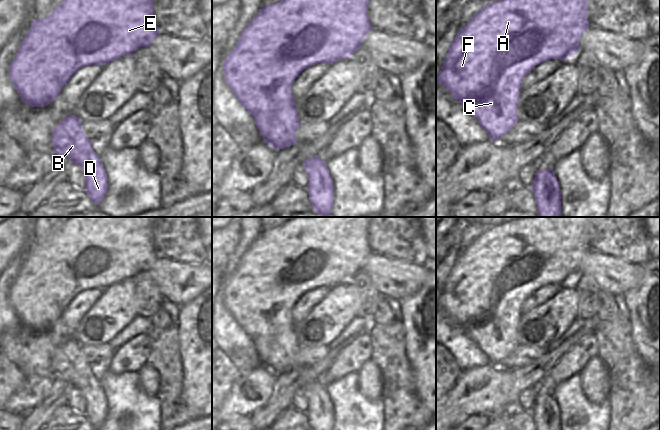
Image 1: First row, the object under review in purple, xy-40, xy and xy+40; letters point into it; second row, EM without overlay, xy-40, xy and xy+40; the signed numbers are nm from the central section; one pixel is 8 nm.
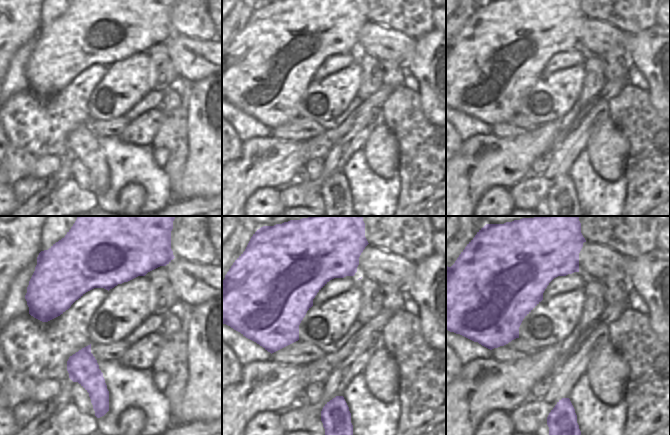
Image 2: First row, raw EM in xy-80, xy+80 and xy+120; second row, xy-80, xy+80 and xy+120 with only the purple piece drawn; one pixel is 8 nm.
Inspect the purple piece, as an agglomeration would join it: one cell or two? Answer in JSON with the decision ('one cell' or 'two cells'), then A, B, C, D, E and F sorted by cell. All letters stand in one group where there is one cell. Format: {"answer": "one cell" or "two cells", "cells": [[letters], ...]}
{"answer": "one cell", "cells": [["A", "B", "C", "D", "E", "F"]]}

